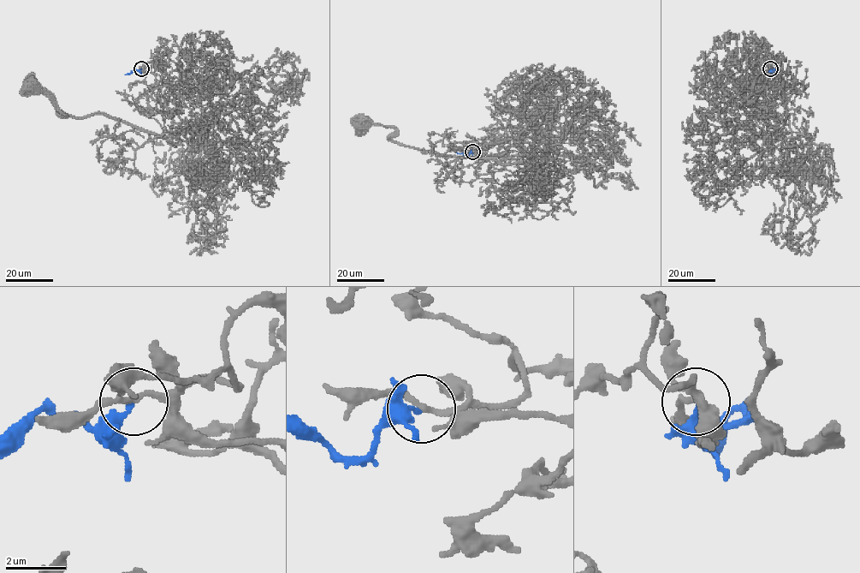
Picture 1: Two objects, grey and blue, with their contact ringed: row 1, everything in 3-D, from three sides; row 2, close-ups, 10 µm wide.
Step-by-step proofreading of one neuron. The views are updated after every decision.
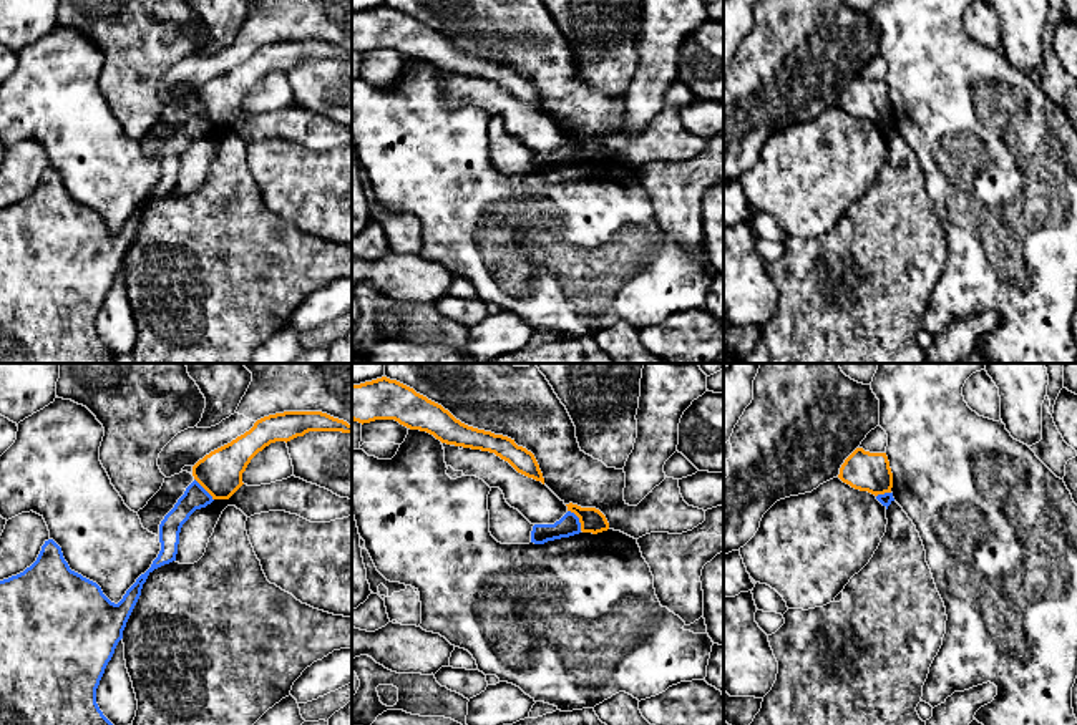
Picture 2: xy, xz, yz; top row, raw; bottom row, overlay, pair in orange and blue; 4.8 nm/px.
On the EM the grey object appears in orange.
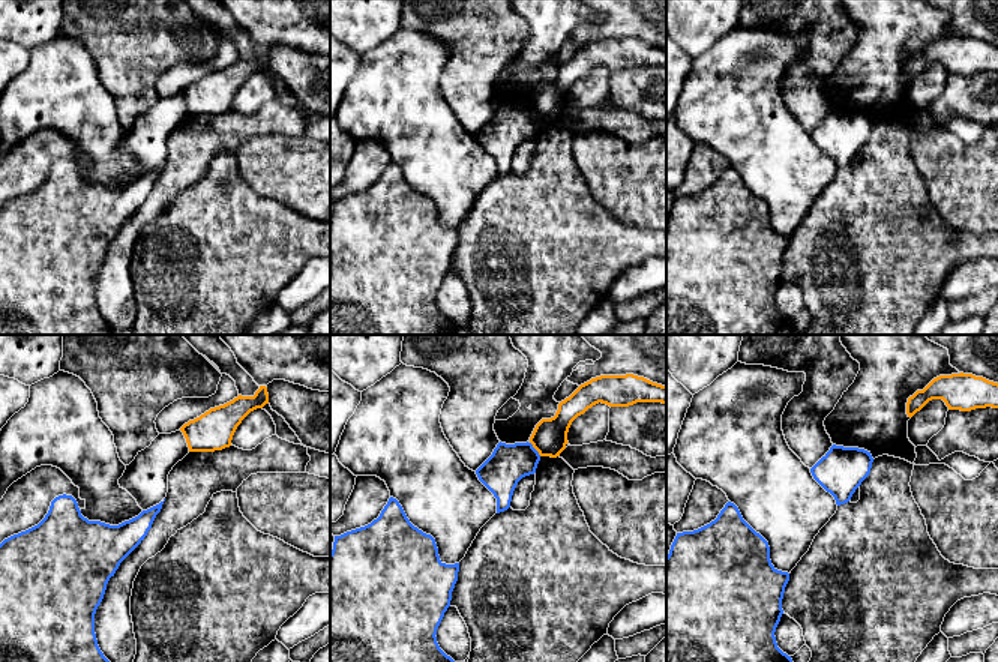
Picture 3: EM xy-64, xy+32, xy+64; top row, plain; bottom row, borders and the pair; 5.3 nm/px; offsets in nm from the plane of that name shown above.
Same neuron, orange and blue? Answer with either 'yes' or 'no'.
no

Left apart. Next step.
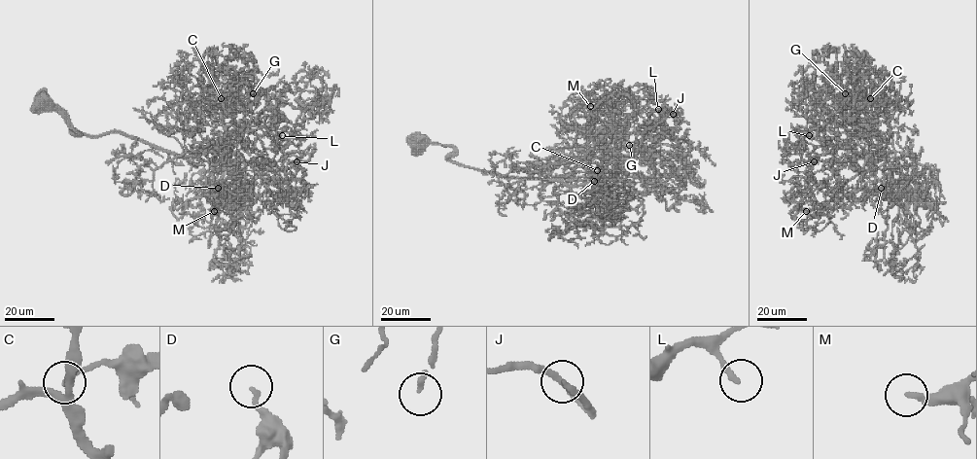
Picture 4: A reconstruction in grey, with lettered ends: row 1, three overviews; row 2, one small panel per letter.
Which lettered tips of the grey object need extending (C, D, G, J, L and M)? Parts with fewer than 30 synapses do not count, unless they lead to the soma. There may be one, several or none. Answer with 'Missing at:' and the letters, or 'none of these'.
Missing at: G, J, L

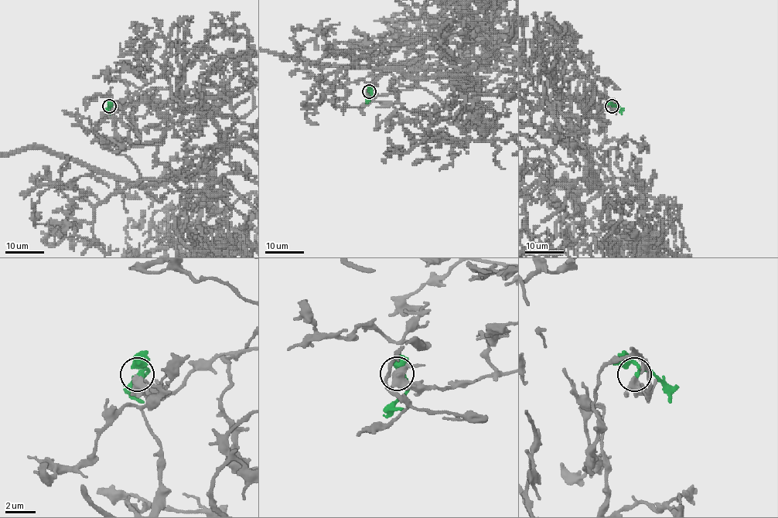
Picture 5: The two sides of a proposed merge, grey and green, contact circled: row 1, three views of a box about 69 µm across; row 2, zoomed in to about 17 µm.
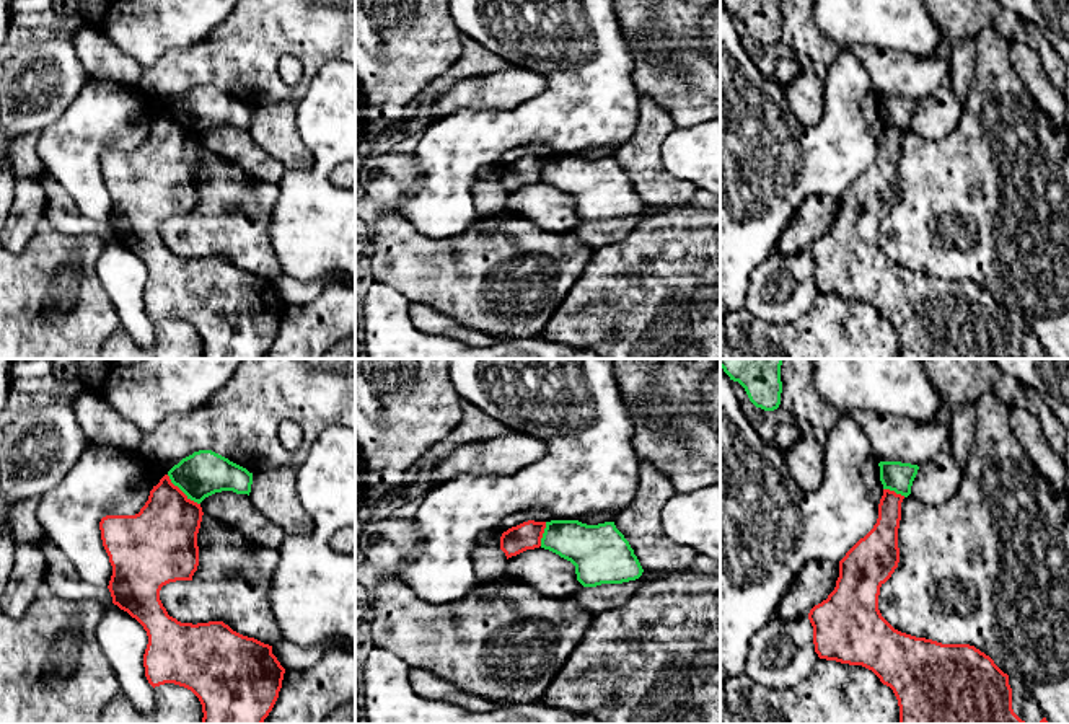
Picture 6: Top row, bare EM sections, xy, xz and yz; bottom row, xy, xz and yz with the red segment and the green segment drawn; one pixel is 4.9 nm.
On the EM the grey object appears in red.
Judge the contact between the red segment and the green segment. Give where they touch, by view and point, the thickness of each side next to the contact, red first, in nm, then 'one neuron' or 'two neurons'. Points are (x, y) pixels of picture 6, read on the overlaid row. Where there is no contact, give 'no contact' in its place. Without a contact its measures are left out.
contact xy (181, 491); calibres 340 and 220 nm; two neurons

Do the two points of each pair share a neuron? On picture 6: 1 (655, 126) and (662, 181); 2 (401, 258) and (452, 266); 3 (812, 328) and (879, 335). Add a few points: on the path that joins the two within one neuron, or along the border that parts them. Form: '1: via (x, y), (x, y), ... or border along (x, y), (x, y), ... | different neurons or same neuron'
1: via (651, 139), (651, 168) | same neuron
2: via (414, 264), (439, 266) | same neuron
3: via (828, 335), (862, 335) | same neuron

